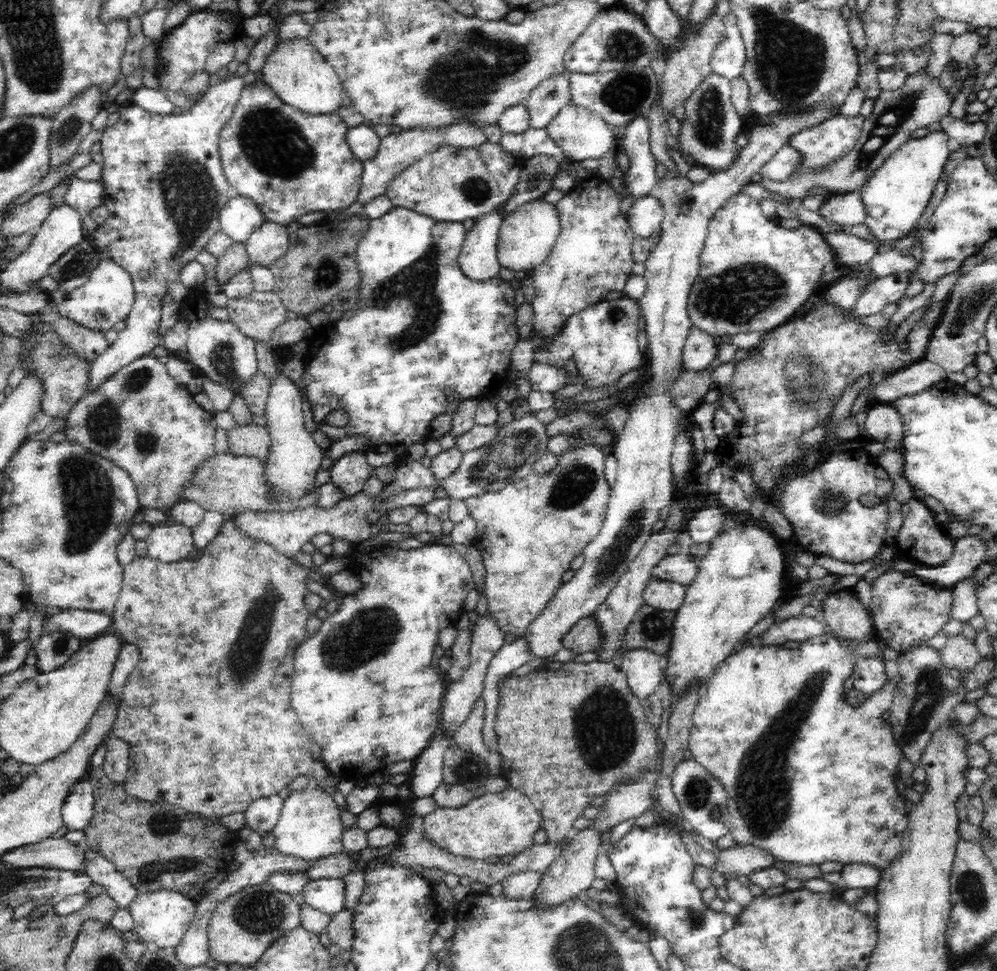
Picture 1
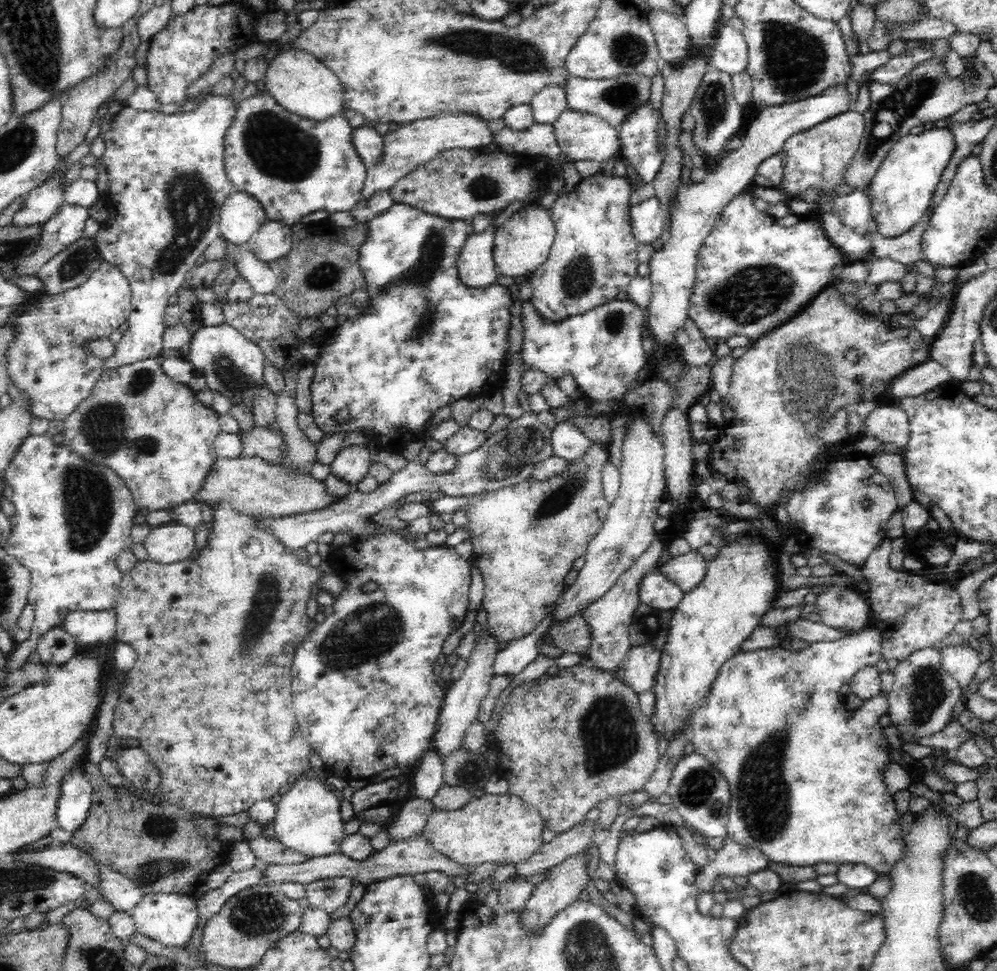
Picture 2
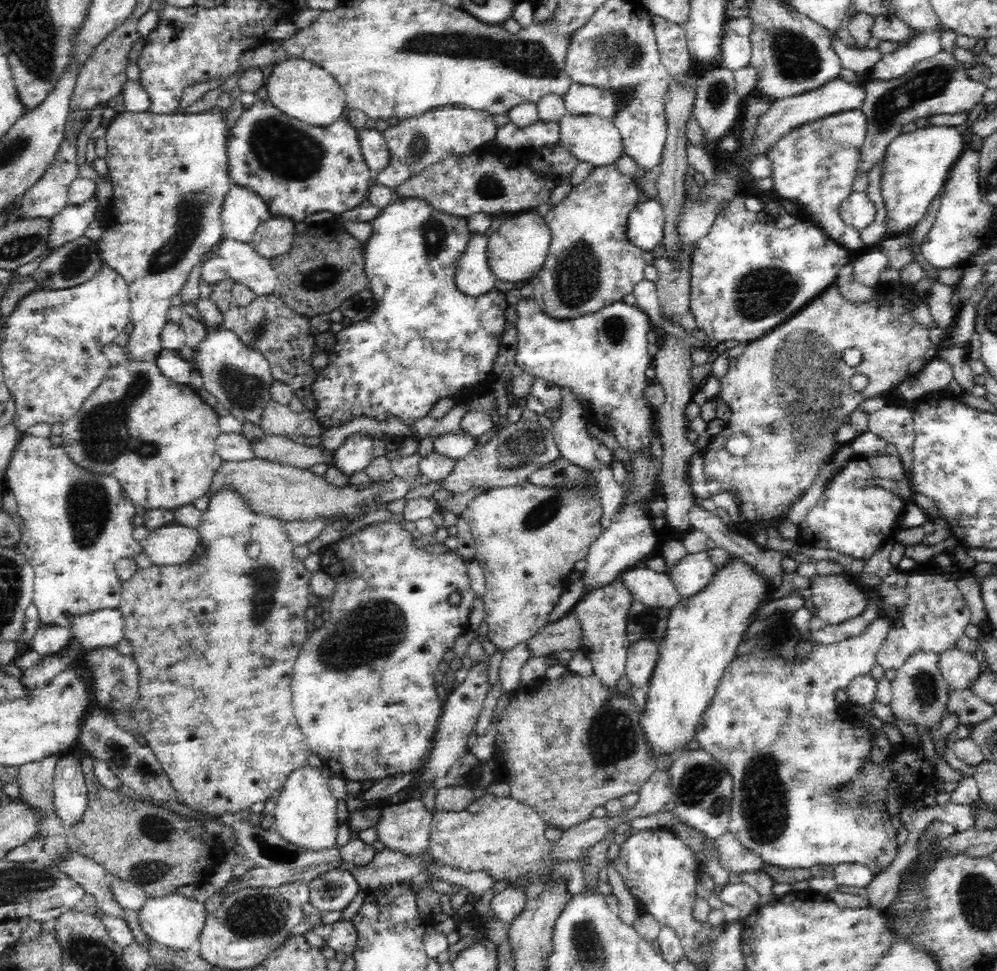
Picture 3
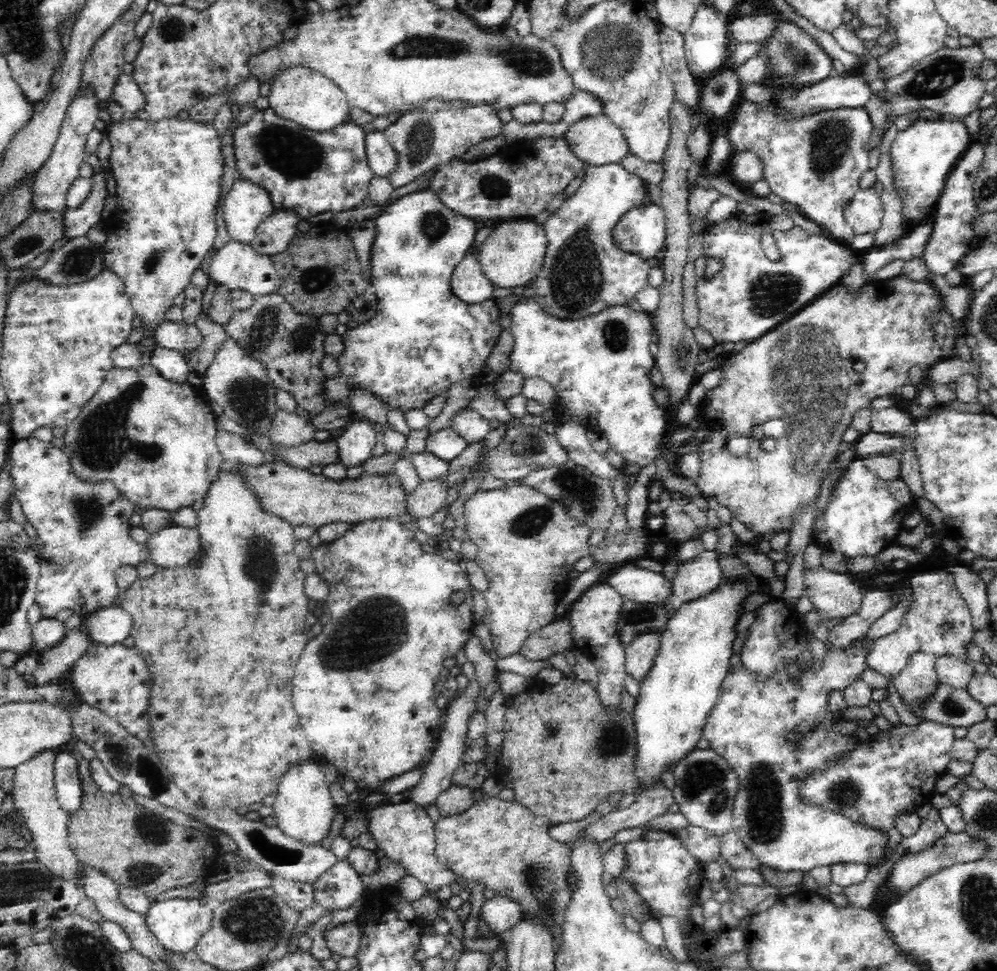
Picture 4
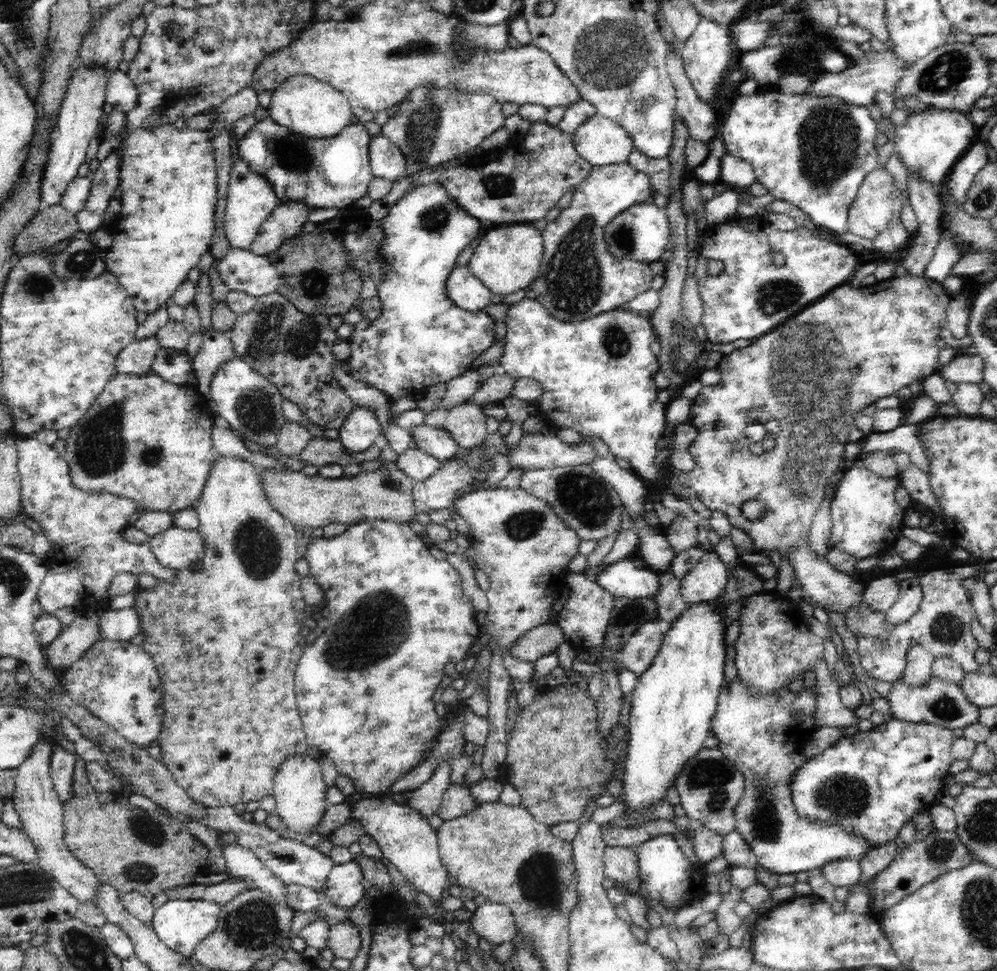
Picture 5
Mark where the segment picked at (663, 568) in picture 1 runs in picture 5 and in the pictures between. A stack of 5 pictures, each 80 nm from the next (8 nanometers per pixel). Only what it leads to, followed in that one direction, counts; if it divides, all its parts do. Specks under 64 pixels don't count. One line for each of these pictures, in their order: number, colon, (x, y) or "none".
2: (686, 570)
3: (694, 571)
4: (693, 579)
5: (706, 581)

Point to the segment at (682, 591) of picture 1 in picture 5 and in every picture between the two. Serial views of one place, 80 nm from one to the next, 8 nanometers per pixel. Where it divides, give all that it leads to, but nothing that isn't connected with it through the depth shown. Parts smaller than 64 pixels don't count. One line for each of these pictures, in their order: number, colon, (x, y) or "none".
2: (655, 590)
3: (653, 589)
4: (635, 583)
5: (622, 579)

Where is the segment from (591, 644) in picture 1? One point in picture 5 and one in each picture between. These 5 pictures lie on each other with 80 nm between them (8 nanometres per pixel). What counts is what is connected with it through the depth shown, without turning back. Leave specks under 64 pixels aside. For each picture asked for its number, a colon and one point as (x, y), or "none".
2: (574, 636)
3: (565, 634)
4: (556, 637)
5: (540, 641)

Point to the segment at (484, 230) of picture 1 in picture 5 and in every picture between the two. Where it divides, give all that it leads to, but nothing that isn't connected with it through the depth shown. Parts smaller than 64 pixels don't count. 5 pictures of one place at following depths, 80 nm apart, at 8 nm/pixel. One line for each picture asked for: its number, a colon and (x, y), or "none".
2: (476, 266)
3: (473, 276)
4: (469, 282)
5: (464, 290)

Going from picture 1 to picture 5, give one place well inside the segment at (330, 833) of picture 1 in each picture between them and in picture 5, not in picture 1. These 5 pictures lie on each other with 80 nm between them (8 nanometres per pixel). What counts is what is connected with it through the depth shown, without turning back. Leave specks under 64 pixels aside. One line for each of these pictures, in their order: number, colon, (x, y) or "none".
2: (308, 821)
3: (306, 816)
4: (304, 810)
5: (298, 787)

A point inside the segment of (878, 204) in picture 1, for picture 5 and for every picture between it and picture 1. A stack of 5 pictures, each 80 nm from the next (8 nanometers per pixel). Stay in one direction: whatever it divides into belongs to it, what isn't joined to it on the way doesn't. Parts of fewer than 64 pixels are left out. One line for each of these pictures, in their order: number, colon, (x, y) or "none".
2: (904, 185)
3: (919, 161)
4: (923, 154)
5: (930, 142)

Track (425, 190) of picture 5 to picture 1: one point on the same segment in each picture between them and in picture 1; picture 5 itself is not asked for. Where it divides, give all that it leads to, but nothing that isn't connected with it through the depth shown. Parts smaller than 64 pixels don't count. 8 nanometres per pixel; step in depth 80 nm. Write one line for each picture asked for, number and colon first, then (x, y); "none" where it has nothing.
1: (424, 336)
2: (426, 340)
3: (425, 340)
4: (423, 338)

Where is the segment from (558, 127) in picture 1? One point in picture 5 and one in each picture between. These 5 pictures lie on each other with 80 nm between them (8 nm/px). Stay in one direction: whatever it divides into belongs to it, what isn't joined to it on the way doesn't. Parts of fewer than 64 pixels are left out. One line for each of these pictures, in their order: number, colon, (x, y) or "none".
2: (581, 136)
3: (590, 138)
4: (596, 140)
5: (600, 141)

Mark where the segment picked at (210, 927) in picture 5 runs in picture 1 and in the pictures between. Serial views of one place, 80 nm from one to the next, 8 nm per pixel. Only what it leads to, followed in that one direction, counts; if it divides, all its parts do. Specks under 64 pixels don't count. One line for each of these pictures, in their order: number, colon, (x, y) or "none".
1: (161, 918)
2: (171, 919)
3: (172, 920)
4: (178, 923)

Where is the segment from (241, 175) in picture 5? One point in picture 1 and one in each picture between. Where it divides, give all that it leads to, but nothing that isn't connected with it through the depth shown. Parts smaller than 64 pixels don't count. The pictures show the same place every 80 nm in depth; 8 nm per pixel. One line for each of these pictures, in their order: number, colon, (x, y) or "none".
1: (240, 217)
2: (241, 215)
3: (243, 210)
4: (245, 206)

